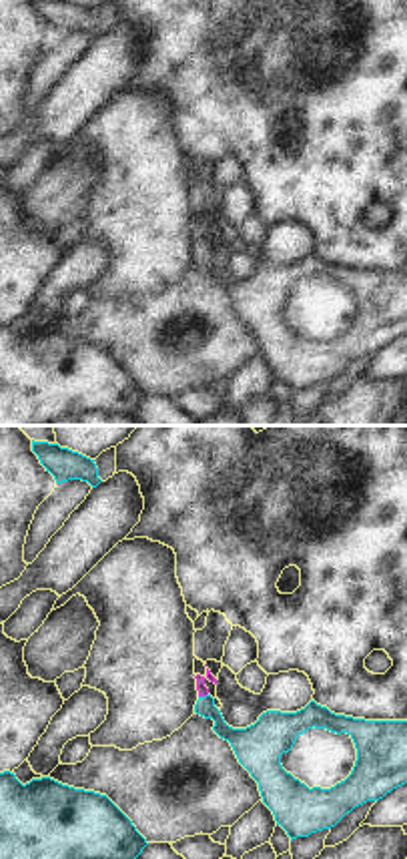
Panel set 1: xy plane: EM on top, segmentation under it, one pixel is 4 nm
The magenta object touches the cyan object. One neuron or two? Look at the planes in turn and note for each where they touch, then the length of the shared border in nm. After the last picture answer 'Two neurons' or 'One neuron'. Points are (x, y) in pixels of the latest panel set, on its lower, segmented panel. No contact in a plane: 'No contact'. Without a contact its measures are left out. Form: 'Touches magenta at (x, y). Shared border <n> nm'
Touches magenta at (203, 695). Shared border 40 nm.

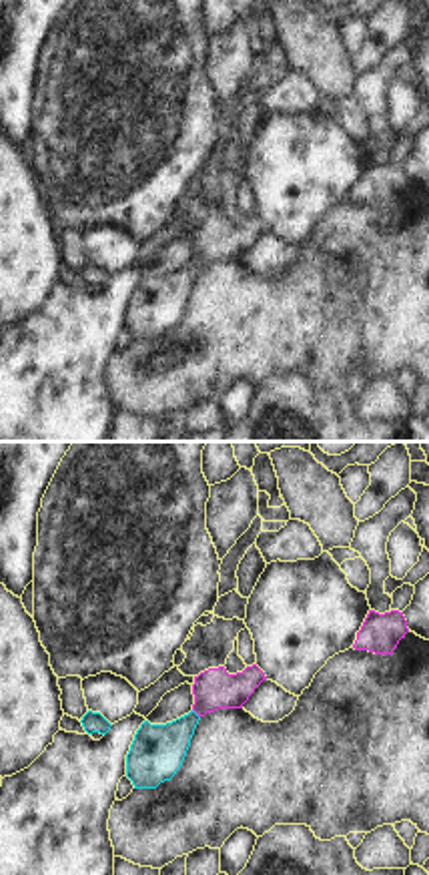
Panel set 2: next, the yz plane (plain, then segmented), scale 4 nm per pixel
Touches magenta at (195, 711). Shared border 50 nm.

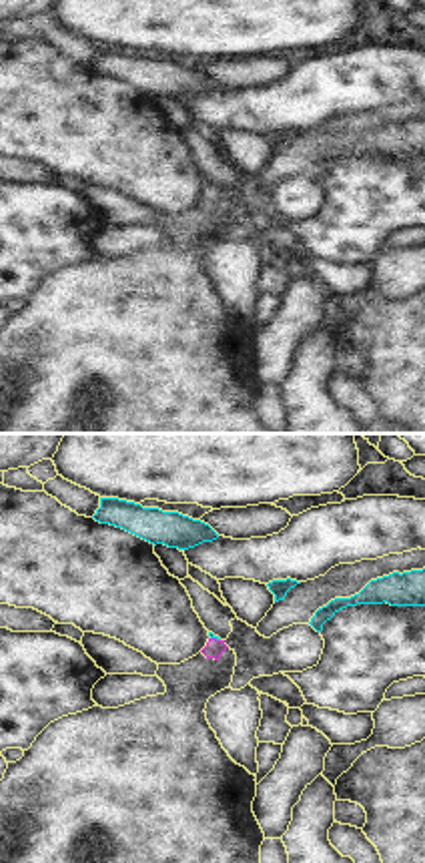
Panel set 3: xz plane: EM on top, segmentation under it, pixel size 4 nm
Touches magenta at (215, 639). Shared border 40 nm.

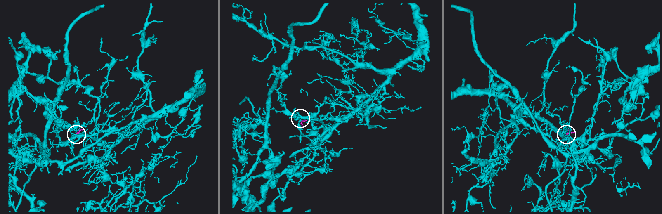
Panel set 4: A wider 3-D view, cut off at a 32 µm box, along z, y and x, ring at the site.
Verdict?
One neuron.

